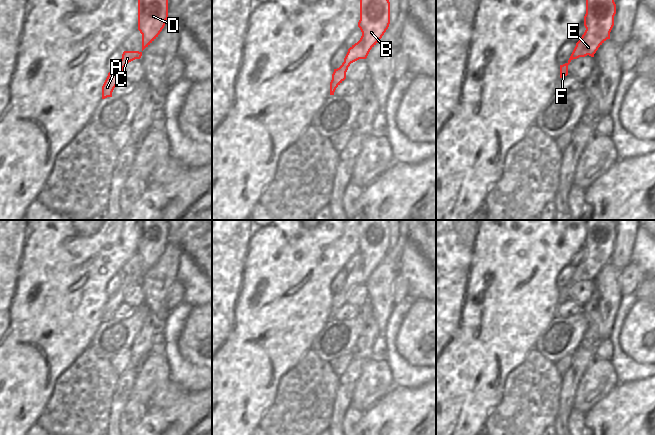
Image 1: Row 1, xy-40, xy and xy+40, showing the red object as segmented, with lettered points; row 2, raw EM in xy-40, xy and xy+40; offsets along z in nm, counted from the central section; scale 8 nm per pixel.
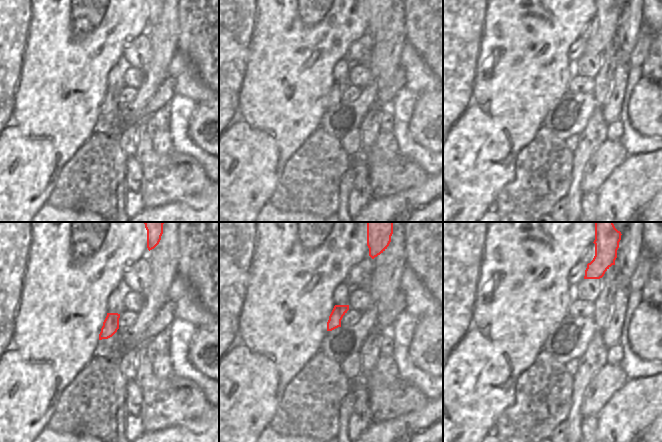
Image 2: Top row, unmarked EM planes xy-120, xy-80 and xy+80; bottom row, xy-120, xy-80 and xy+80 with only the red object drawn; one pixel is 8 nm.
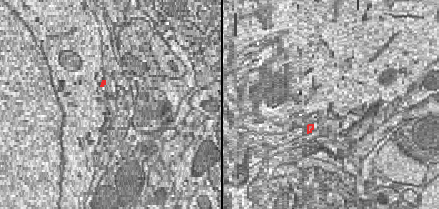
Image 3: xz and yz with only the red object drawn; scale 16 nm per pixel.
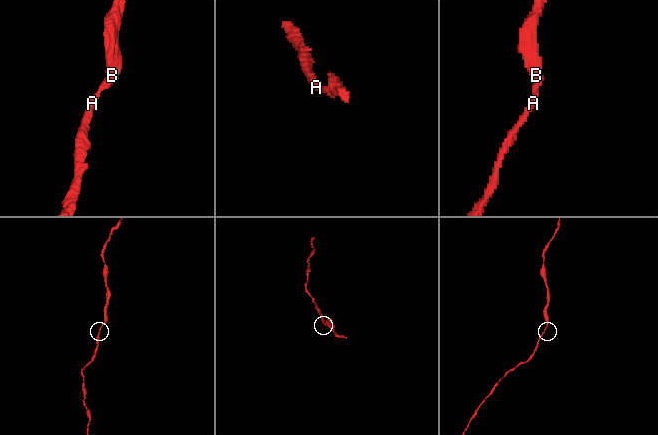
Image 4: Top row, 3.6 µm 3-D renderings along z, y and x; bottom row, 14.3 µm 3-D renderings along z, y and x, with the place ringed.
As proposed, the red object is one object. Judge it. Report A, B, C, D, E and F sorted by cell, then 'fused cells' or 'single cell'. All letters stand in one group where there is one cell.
A B C D E F | single cell

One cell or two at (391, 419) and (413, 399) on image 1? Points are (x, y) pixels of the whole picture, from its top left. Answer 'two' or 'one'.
one

